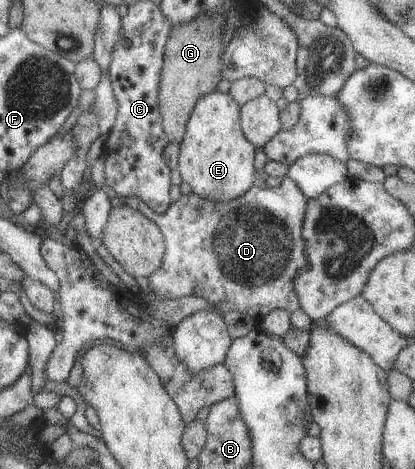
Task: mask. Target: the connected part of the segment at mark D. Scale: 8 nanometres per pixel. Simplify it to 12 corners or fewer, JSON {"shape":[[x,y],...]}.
{"shape":[[289,175],[165,214],[148,277],[258,319],[302,308],[309,198]]}

